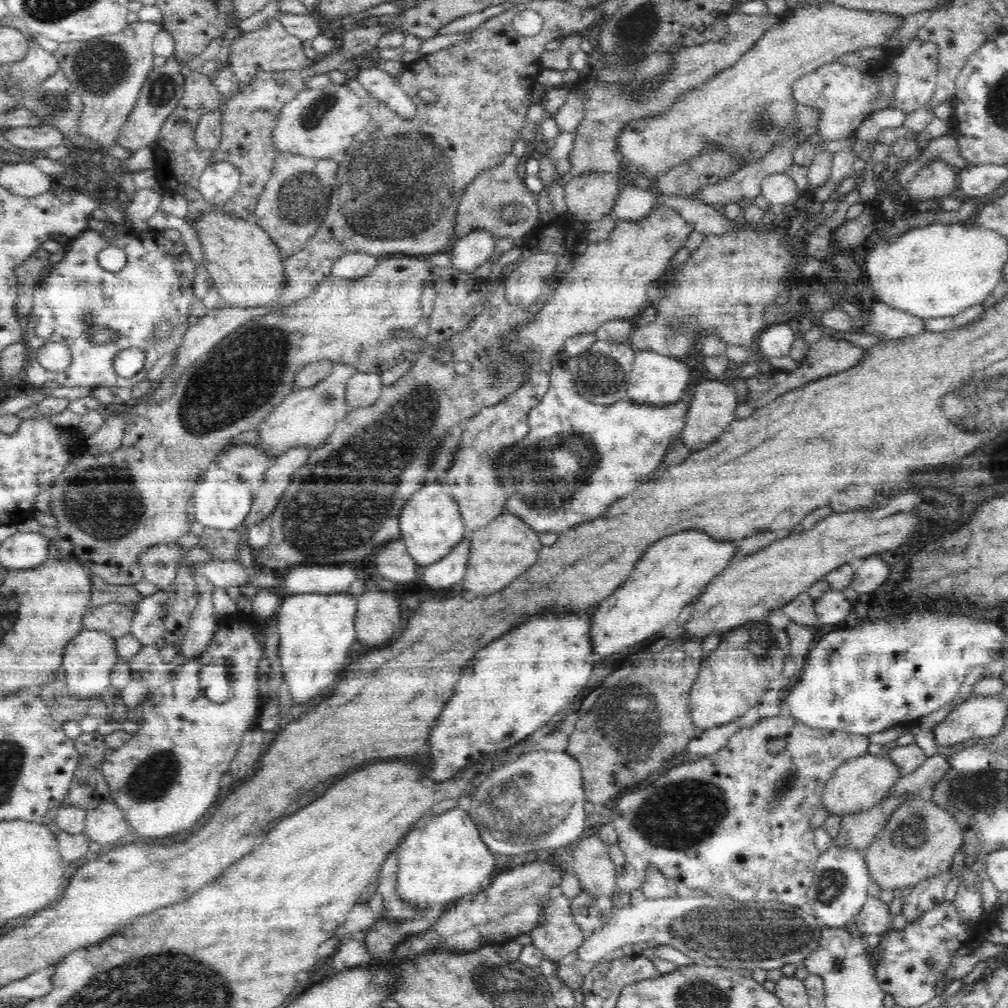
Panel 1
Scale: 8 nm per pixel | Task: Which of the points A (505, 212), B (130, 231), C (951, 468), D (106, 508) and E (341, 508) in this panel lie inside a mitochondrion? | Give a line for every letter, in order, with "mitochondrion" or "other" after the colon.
A: mitochondrion
B: other
C: other
D: mitochondrion
E: mitochondrion

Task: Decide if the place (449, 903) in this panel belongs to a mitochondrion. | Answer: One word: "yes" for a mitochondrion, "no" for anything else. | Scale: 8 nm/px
no

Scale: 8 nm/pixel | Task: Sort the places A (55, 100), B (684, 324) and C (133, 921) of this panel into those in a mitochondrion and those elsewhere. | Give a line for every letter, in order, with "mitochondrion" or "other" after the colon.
A: mitochondrion
B: mitochondrion
C: other

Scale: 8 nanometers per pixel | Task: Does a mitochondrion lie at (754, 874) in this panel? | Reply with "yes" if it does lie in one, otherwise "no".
no

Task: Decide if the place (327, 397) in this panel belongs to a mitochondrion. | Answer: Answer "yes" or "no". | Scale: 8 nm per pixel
yes

